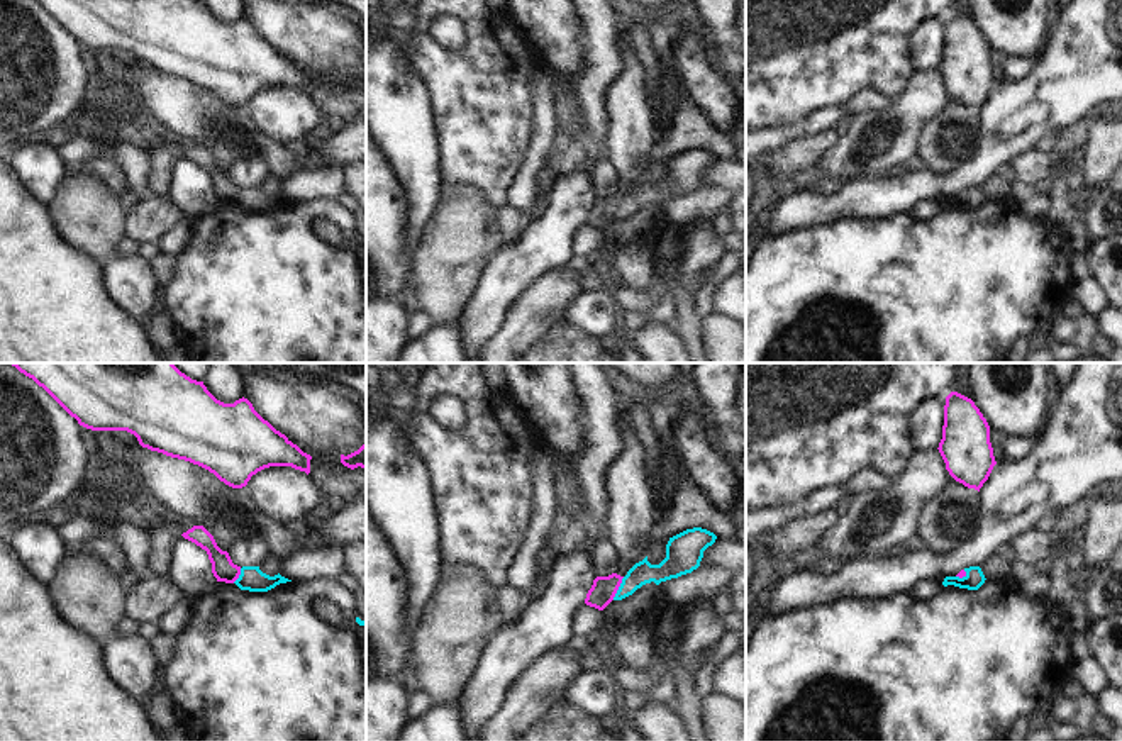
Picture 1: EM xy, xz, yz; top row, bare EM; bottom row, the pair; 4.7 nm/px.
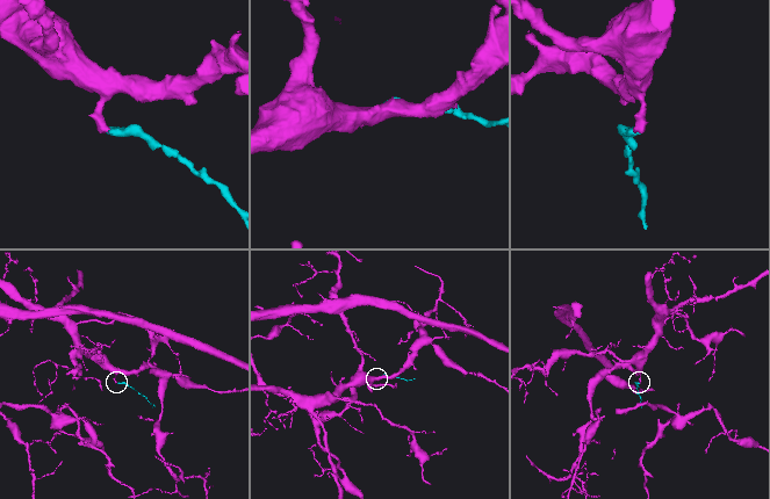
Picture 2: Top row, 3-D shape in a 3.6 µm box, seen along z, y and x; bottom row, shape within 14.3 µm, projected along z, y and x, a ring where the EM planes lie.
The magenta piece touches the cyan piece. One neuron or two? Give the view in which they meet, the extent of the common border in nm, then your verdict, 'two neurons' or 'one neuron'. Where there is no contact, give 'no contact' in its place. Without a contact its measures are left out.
xz | 130 nm | one neuron

